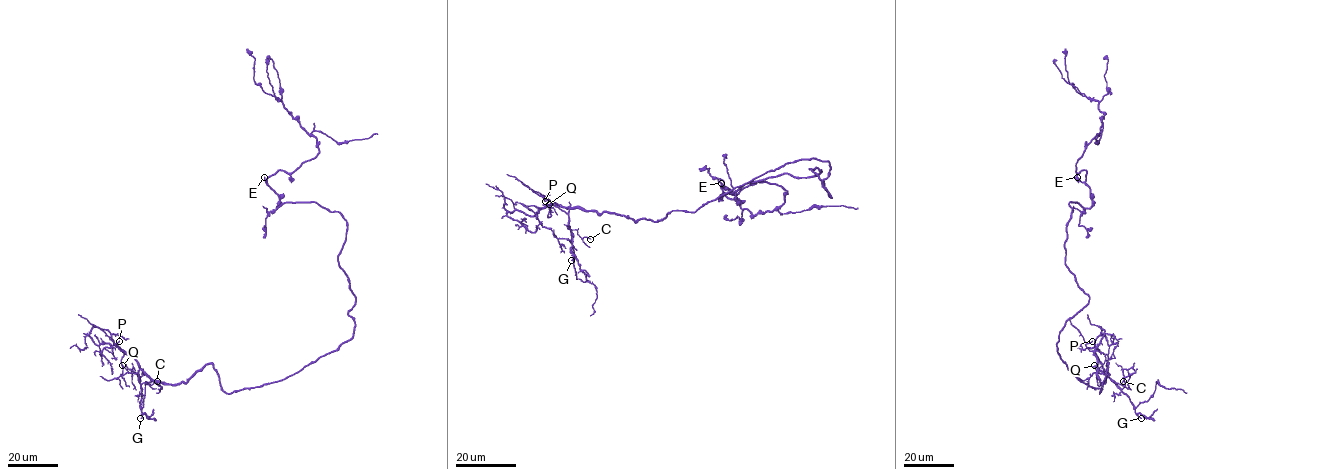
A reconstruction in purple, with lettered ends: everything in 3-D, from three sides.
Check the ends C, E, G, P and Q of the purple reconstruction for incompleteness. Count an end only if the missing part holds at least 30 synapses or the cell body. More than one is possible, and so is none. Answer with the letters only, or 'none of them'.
E

